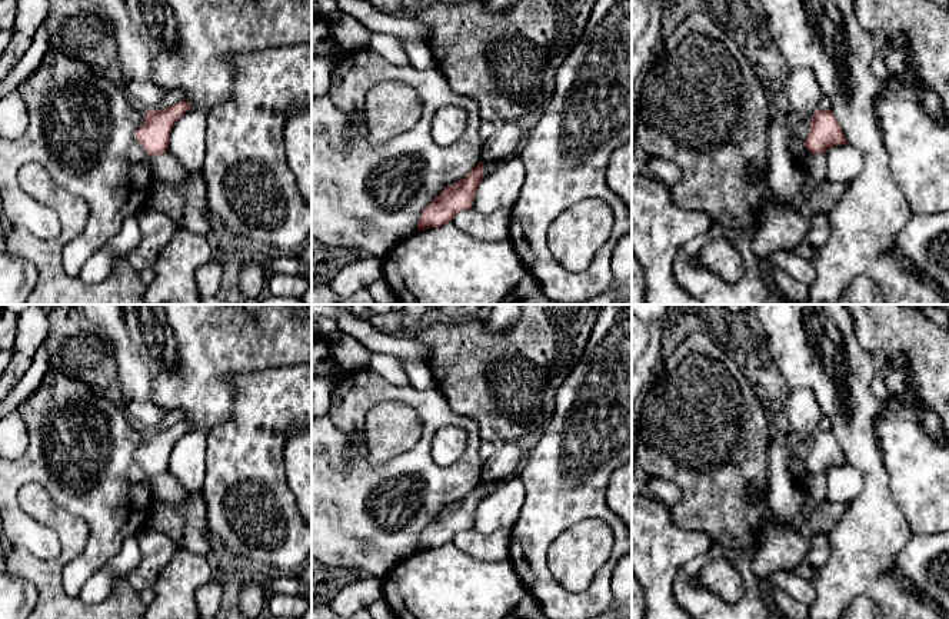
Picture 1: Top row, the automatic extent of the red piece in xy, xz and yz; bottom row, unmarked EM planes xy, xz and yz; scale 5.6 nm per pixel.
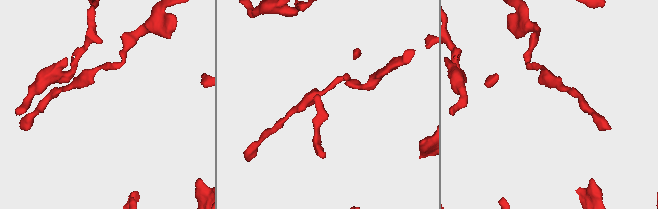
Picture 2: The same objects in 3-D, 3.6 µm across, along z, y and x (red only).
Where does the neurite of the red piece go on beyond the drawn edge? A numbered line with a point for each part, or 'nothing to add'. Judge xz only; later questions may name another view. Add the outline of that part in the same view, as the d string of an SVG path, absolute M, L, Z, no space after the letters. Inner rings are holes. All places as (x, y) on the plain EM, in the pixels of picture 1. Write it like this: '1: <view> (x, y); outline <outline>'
nothing to add

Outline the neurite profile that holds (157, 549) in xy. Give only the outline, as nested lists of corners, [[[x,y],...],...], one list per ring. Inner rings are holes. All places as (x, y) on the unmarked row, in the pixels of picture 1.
[[[149,525],[141,528],[134,538],[141,552],[141,560],[129,575],[127,582],[134,590],[141,592],[146,588],[154,588],[159,572],[172,560],[180,545]]]

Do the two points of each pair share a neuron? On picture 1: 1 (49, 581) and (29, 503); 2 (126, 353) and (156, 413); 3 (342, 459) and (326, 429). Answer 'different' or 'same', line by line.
1: same
2: same
3: same

